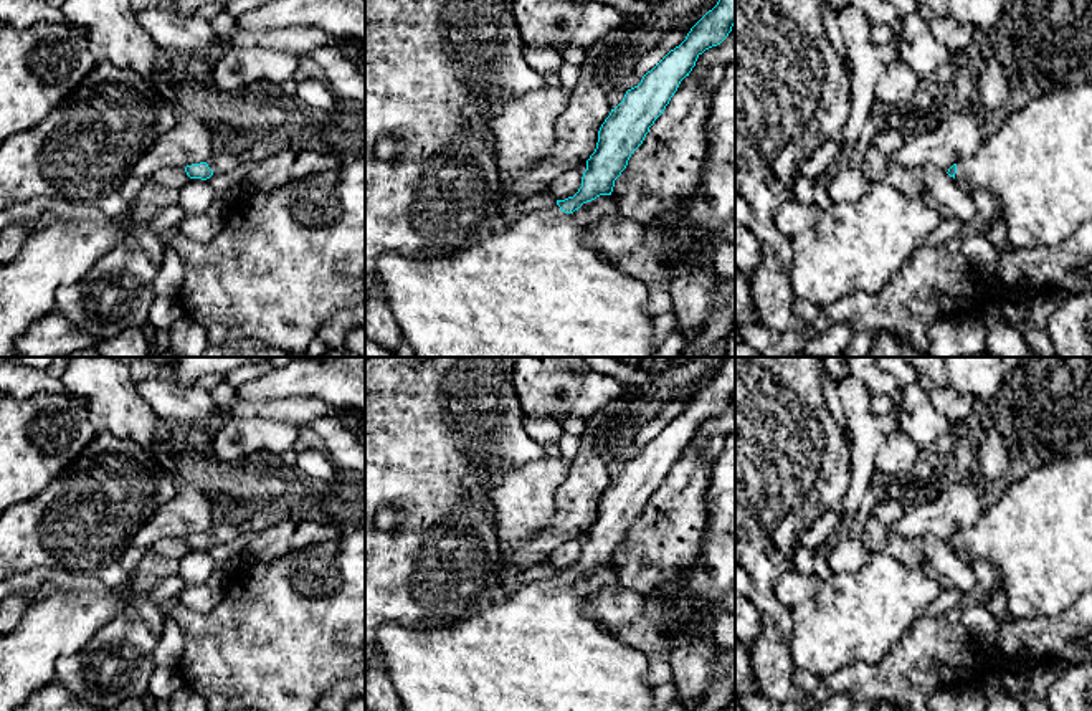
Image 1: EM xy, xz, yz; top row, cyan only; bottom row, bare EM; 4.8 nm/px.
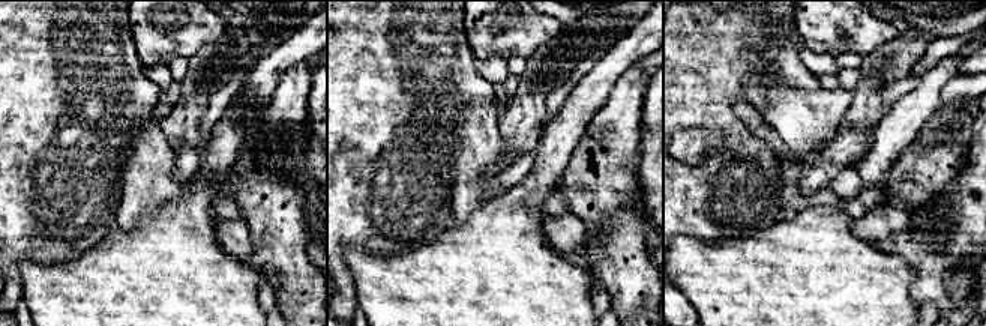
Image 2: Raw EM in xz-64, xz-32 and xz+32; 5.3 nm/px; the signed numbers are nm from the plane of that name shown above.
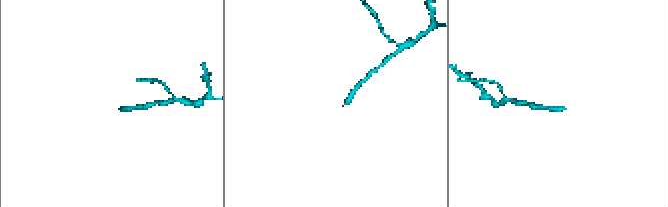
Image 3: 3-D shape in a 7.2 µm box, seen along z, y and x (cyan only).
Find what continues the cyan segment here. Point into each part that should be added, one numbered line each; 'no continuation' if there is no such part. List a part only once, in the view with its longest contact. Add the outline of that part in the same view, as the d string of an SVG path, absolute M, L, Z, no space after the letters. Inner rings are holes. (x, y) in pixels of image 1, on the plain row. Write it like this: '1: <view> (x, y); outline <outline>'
1: xz (537, 650); outline M558 575L522 585L522 589L507 597L506 602L492 605L486 612L434 630L411 630L393 622L378 627L375 640L383 655L393 686L400 696L405 711L654 711L653 693L644 681L649 661L648 656L608 632L600 620L586 617L583 608L588 595L575 590L573 584L565 584Z

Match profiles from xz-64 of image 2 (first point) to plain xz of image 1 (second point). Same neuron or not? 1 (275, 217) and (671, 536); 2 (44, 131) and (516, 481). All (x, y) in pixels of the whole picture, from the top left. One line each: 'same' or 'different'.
1: same
2: different

